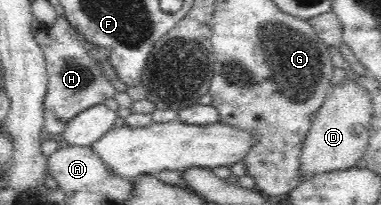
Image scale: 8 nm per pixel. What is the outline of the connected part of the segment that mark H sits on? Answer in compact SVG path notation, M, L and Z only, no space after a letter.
M58 16L54 26L41 28L34 38L43 52L48 73L42 130L45 137L62 134L68 122L77 114L115 96L117 91L99 67L99 63L109 63L111 52L85 41L64 16Z

